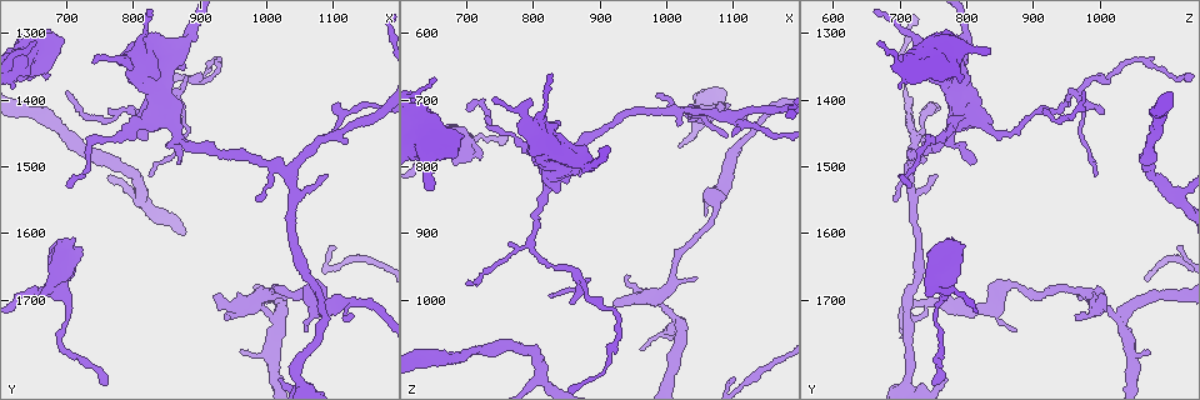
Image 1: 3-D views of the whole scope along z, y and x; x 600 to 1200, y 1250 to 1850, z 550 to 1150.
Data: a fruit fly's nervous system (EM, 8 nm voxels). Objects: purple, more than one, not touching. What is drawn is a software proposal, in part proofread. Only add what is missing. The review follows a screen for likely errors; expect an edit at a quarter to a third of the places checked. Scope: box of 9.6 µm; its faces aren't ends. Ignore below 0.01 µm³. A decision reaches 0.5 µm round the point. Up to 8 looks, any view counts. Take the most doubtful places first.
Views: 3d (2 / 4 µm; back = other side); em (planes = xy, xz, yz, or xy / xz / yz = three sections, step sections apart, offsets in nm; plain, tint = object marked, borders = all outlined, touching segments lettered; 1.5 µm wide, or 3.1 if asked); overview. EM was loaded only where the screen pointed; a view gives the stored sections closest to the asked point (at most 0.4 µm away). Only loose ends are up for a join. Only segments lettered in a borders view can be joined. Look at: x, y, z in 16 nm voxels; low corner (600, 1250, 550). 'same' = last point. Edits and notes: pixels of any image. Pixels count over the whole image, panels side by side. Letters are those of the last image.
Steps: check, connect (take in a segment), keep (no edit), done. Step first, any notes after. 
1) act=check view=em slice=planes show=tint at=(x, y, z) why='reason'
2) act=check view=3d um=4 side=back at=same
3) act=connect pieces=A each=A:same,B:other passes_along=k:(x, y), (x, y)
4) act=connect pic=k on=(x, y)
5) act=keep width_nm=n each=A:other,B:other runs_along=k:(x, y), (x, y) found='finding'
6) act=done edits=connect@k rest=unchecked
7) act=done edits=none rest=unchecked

act=check view=em slice=xy step=8 show=tint at=(1090, 1515, 755) why='tapers out'

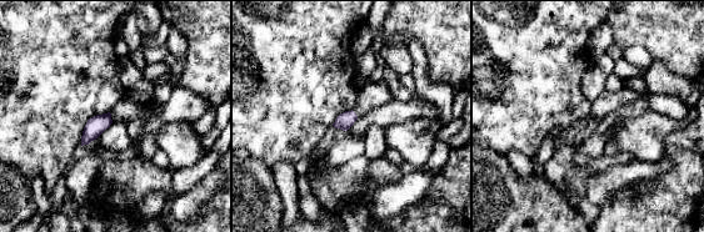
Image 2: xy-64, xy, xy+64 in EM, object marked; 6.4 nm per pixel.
act=check view=em slice=planes show=borders at=same why='another direction'

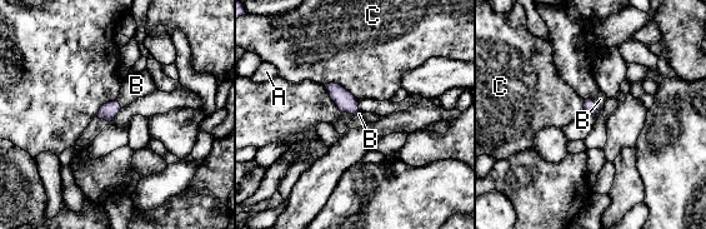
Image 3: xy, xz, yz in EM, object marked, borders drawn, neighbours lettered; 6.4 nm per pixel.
act=connect pieces=B each=A:other,B:same,C:other passes_along=3:(589, 106), (595, 105), (600, 99) found='it goes on there'

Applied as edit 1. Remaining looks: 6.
act=check view=em slice=planes show=borders at=(650, 1330, 835) why='branch stops here'

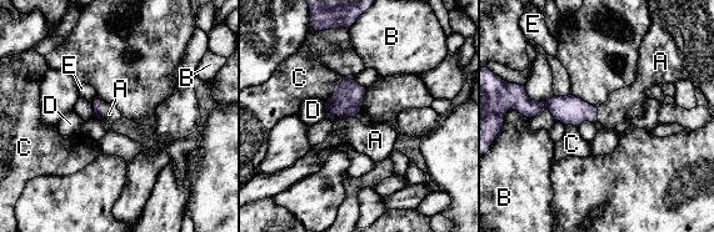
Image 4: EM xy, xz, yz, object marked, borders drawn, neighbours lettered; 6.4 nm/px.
act=connect pieces=A each=A:same,B:other,C:other,D:other,E:other passes_along=4:(96, 102), (98, 111), (109, 114) found='the cell continues'

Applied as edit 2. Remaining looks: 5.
act=check view=overview

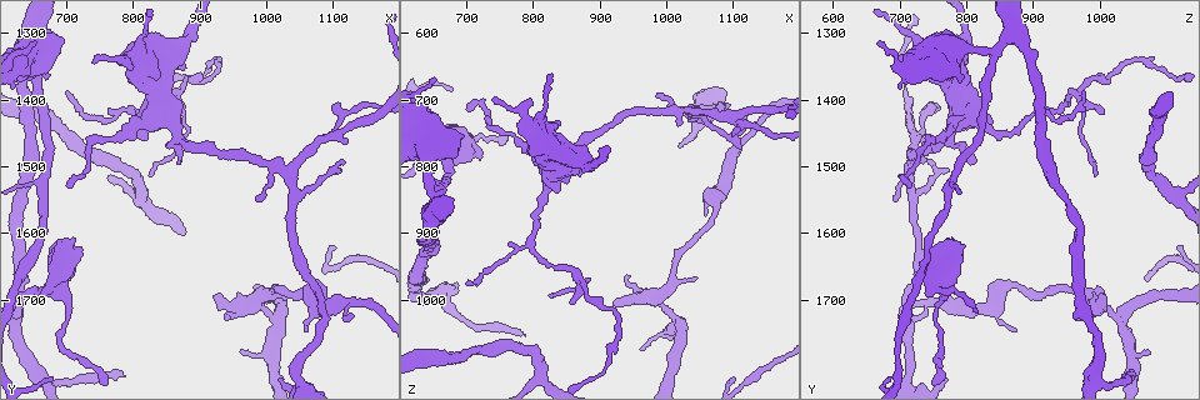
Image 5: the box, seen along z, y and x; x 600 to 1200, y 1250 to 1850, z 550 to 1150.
act=check view=3d um=4 at=(785, 1815, 1050) why='branch stops here'

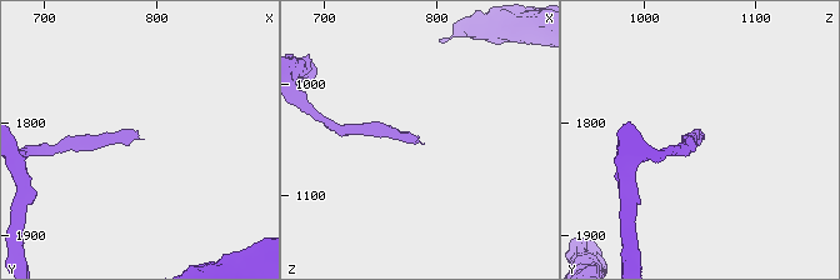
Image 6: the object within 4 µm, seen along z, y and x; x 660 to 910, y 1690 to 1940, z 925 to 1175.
act=check view=em slice=xy step=8 show=borders at=(784, 1816, 1052)

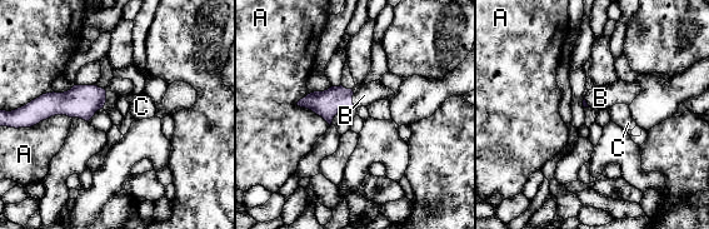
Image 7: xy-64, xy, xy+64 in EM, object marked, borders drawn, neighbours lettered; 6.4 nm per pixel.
act=connect pieces=B each=A:other,B:same,C:other passes_along=7:(326, 104), (351, 99), (364, 95) found='the cell continues'

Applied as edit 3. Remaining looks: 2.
act=done edits=connect@3,connect@4,connect@7 rest=unchecked

